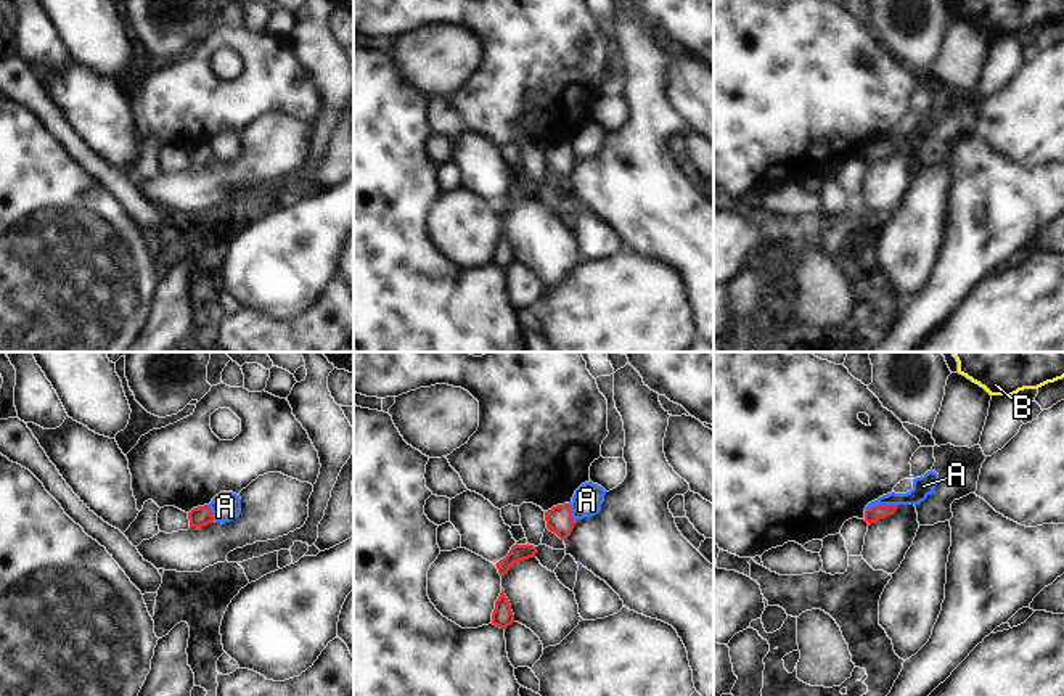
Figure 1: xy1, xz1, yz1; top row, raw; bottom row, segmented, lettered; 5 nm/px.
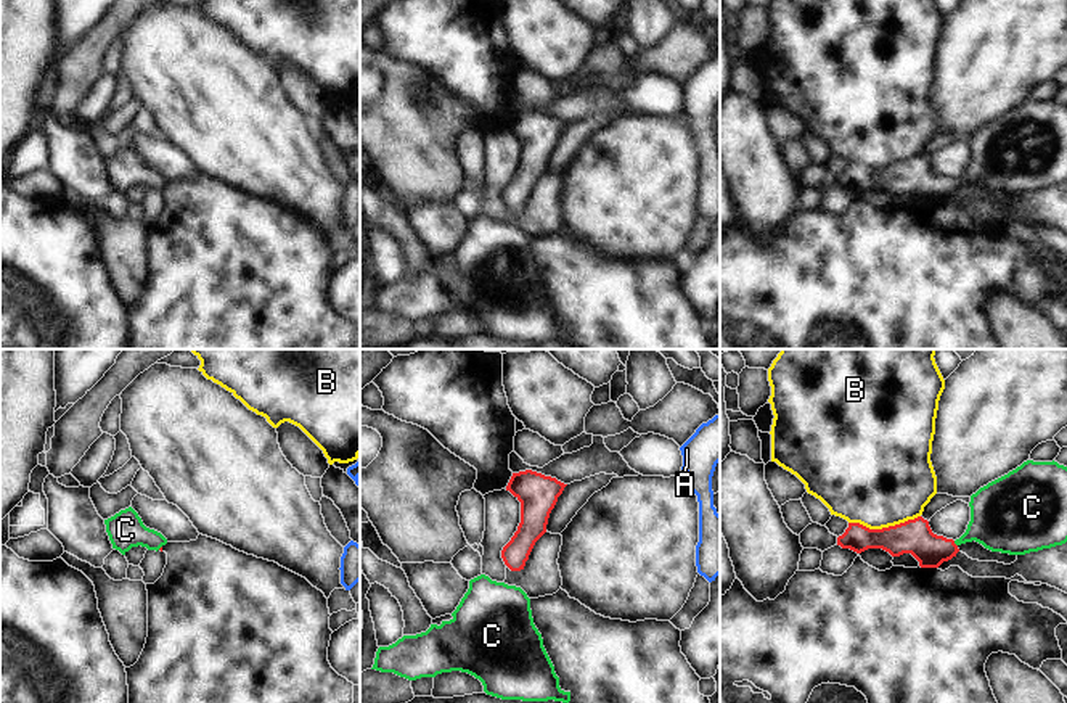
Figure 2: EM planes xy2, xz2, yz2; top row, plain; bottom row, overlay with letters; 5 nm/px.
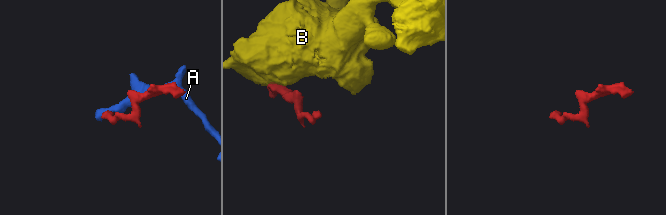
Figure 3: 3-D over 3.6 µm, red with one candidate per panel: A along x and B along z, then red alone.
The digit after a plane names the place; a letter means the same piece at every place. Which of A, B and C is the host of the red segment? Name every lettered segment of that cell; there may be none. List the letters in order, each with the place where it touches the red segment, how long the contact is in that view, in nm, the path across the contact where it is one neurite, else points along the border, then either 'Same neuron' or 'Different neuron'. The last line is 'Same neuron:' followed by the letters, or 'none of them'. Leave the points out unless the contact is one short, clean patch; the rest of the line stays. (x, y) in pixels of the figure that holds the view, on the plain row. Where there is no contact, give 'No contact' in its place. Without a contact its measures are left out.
A: Touches red at yz1 (881, 145). Shared border 170 nm. Boundary: yz1 (897, 143), (876, 143), (865, 151). Different neuron
B: Touches red at yz2 (884, 168). Shared border 360 nm. Boundary: yz2 (919, 155), (881, 168), (849, 163). Different neuron
C: Touches red at yz2 (955, 184). Shared border 40 nm. Path across: yz2 (915, 176), (923, 184), (955, 184), (998, 160). Same neuron
Same neuron: C.

